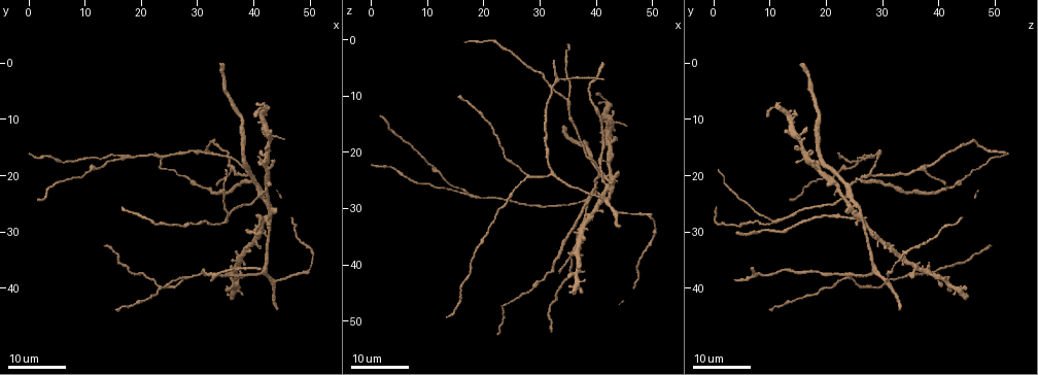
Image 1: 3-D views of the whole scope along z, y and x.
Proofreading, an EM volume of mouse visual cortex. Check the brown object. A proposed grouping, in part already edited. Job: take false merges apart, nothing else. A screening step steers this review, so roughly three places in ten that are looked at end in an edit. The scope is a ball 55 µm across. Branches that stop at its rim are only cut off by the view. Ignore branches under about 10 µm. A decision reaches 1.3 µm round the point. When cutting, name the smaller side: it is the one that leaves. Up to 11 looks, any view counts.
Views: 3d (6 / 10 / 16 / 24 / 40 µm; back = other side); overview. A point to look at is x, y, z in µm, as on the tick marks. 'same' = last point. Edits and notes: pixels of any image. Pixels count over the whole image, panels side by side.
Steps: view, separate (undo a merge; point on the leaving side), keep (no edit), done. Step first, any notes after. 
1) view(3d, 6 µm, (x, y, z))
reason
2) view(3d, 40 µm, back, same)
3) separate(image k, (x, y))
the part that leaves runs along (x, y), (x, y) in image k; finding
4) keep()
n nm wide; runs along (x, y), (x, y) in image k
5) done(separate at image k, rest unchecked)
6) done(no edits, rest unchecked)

view(3d, 16 µm, (31.5, 37.0, 13.0))
thick turns thin

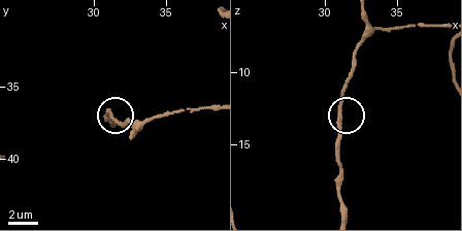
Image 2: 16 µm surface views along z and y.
view(3d, 6 µm, same)
closer look

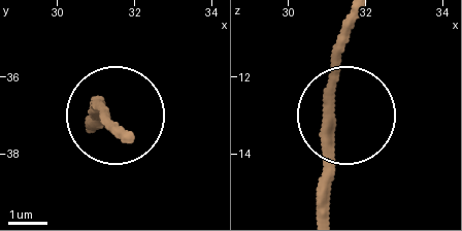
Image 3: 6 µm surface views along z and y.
keep()
all the same neuron

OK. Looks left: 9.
view(3d, 16 µm, (42.0, 37.5, 28.5))
three arms meet

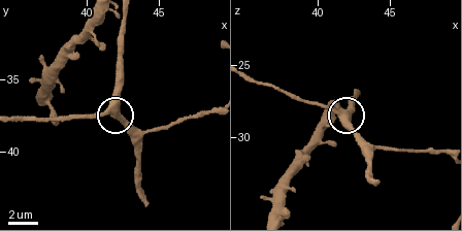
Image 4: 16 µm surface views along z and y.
view(3d, 6 µm, (41.8, 37.4, 28.6))
zoom in

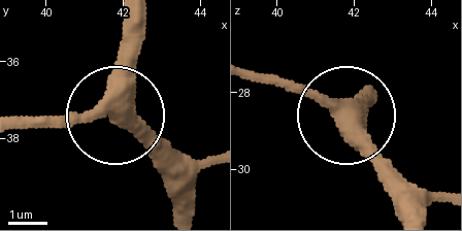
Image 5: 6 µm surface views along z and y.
keep()
3 arms; runs along (132, 21), (119, 116), (168, 165) in image 5; continuous, no second neuron

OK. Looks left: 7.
view(3d, 16 µm, (32.5, 38.0, 23.5))
branch point

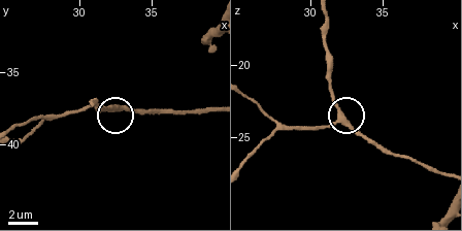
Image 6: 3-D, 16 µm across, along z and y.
view(3d, 6 µm, (32.2, 37.4, 23.4))
closer look

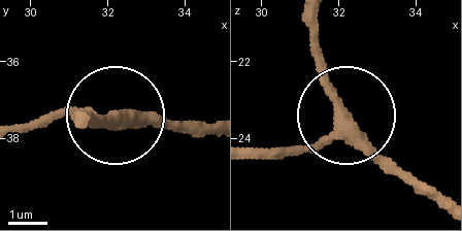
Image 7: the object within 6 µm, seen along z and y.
keep()
side arm 27 µm; runs along (437, 206), (335, 91), (319, 26) in image 7; all the same neuron

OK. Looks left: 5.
view(3d, 16 µm, (40.0, 21.0, 26.5))
four arms meet

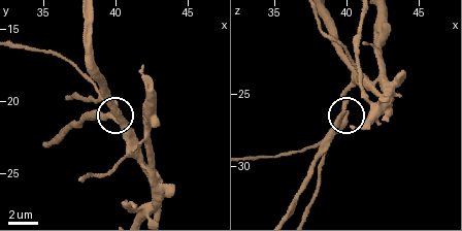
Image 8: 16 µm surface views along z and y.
view(3d, 6 µm, same)

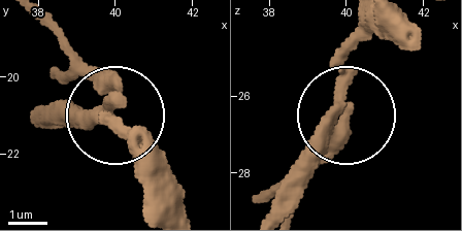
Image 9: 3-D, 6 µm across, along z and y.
separate(image 9, (70, 112))
310 nm wide; the part that leaves runs along (334, 113), (318, 169), (291, 208) in image 9; two neurons meet here

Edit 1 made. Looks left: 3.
view(3d, 16 µm, (42.0, 27.5, 26.0))
small branch off a trunk

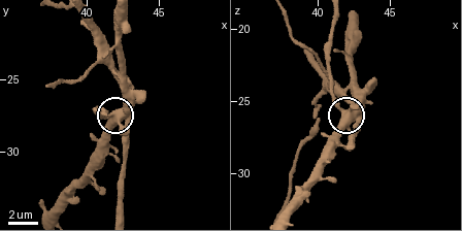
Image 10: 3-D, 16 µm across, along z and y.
view(3d, 10 µm, (41.8, 27.6, 25.8))

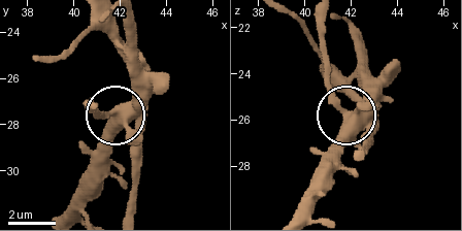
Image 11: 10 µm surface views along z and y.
separate(image 11, (97, 111))
440 nm wide; the part that leaves runs along (338, 102), (327, 75), (327, 22) in image 11; two neurons meet here

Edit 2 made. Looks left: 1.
done(separate at image 9, separate at image 11, rest unchecked)

